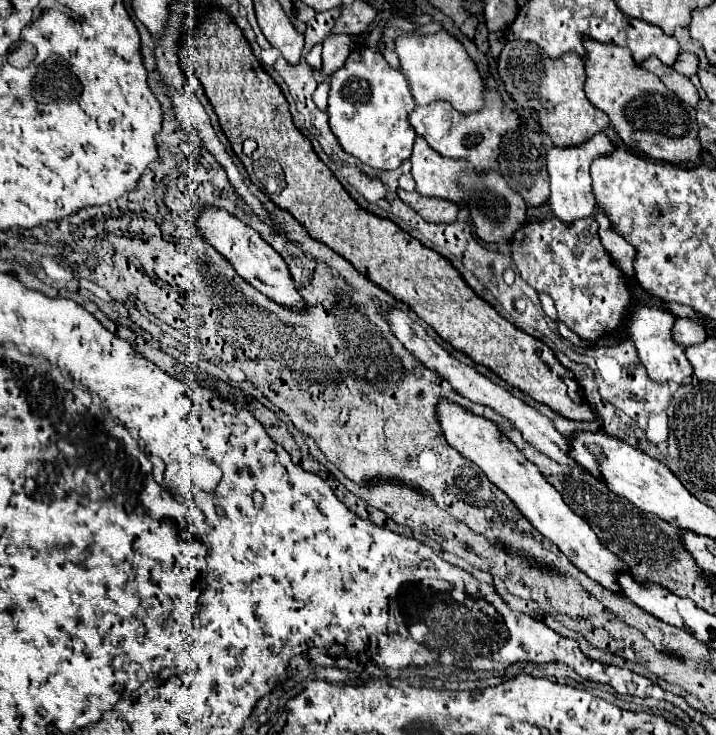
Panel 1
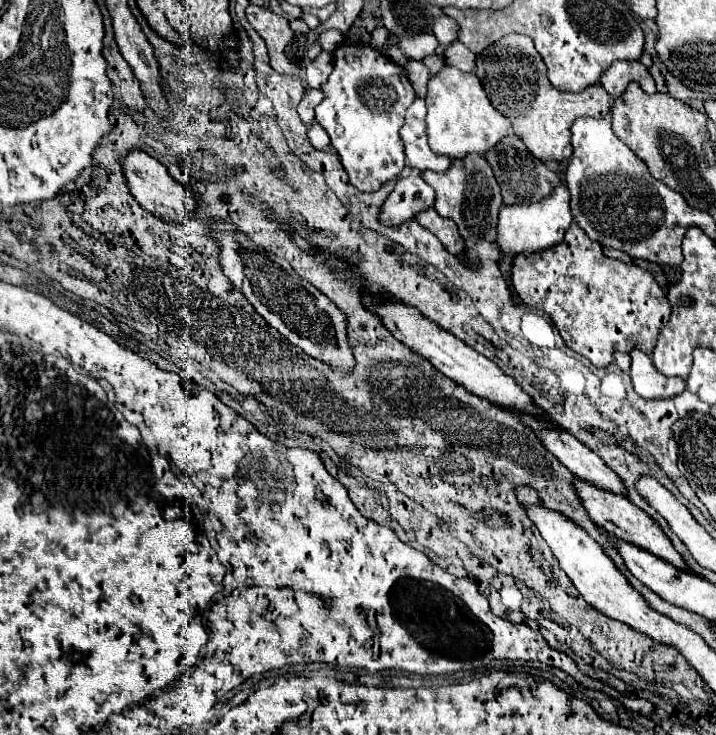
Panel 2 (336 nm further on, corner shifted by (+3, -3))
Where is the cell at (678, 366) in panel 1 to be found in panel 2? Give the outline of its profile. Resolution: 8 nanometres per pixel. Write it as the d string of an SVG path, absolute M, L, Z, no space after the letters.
M639 350L631 352L631 380L633 388L643 398L673 398L685 390L685 382L681 378L667 378L659 374L653 364L651 356L641 354Z

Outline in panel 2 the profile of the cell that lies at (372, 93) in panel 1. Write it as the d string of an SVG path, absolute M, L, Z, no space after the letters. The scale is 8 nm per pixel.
M341 44L333 56L335 70L321 86L323 100L315 108L315 120L329 134L331 146L349 174L349 182L361 192L375 192L405 168L405 148L399 130L405 124L407 108L417 96L405 68L377 48Z

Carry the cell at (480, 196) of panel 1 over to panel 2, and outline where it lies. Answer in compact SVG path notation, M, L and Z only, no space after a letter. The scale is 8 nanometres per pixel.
M465 156L465 160L451 160L451 166L447 172L423 172L423 180L435 188L437 200L435 210L439 216L449 218L457 224L463 240L467 242L479 242L479 240L495 240L495 228L497 228L497 214L501 208L501 192L499 184L493 176L493 170L489 162L483 156Z

